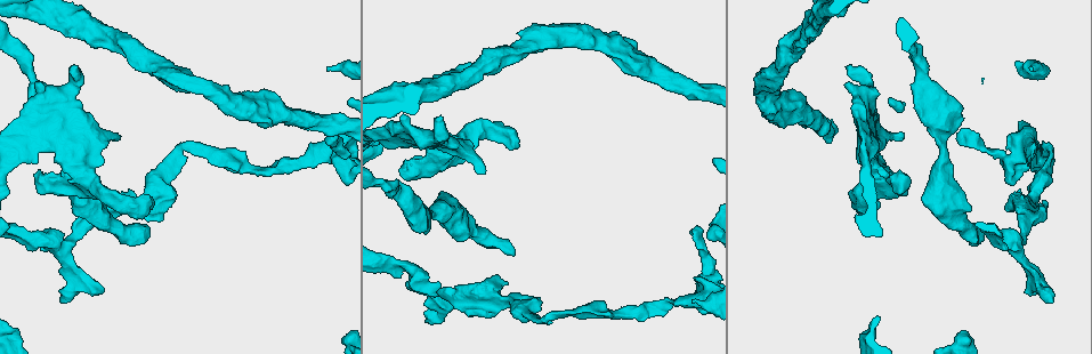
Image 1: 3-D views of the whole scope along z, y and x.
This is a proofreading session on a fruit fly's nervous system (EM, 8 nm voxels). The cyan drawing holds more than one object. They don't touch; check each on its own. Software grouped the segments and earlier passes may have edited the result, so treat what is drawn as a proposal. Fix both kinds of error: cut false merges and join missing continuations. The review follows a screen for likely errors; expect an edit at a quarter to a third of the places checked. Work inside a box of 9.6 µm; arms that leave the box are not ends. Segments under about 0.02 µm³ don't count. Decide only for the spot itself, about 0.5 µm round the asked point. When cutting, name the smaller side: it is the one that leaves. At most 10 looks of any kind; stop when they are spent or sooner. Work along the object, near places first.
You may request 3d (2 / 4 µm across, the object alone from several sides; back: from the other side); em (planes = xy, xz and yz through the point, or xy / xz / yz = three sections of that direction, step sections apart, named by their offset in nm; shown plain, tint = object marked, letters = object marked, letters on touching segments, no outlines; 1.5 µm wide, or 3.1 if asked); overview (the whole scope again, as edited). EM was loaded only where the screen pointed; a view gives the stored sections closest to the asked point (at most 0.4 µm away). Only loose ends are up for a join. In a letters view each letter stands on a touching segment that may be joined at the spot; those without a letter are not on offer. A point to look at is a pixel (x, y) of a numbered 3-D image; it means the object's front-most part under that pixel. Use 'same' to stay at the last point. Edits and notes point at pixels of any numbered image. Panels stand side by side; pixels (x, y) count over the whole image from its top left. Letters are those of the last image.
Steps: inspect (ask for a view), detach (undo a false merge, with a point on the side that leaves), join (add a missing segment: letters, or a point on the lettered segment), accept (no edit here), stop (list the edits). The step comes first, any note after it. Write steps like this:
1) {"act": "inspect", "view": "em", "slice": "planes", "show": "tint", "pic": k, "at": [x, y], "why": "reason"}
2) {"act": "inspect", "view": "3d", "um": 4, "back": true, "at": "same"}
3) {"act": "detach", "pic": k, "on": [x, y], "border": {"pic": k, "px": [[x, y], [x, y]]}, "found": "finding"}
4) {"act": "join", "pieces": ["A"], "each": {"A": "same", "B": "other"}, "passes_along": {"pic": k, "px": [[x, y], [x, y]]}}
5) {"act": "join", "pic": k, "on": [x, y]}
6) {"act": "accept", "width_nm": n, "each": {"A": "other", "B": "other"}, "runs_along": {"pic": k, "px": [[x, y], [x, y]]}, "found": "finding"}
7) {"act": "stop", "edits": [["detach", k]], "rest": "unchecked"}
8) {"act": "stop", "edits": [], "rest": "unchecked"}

{"act": "inspect", "view": "3d", "um": 4, "back": true, "pic": 1, "at": [146, 235], "why": "an open end"}

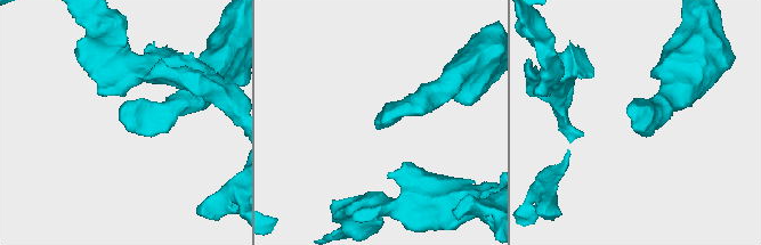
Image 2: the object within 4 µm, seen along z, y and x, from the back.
{"act": "inspect", "view": "em", "slice": "yz", "step": 4, "show": "tint", "pic": 2, "at": [120, 115]}

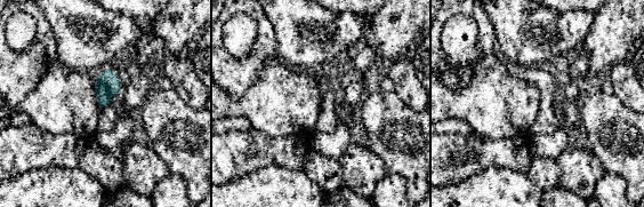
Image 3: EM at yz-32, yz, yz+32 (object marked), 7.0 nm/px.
{"act": "inspect", "view": "em", "slice": "planes", "show": "letters", "at": "same", "why": "cut it another way"}

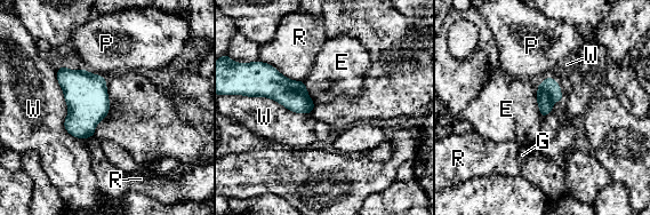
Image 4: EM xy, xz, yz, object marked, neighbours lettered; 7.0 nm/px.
{"act": "accept", "each": {"E": "other", "G": "other", "P": "other", "R": "other", "W": "other"}, "border": {"pic": 4, "px": [[536, 85], [537, 106], [543, 117]]}, "found": "no lettered segment goes on from it"}

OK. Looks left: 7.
{"act": "inspect", "view": "em", "slice": "xy", "step": 8, "show": "tint", "pic": 1, "at": [104, 288], "why": "free end"}

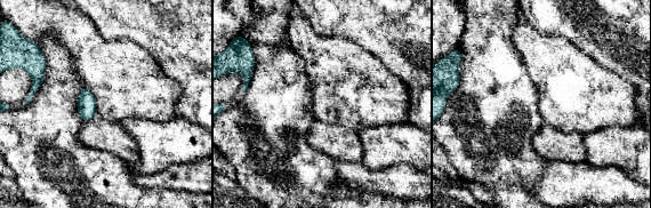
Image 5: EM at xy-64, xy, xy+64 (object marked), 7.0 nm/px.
{"act": "inspect", "view": "em", "slice": "planes", "show": "letters", "at": "same", "why": "another direction"}

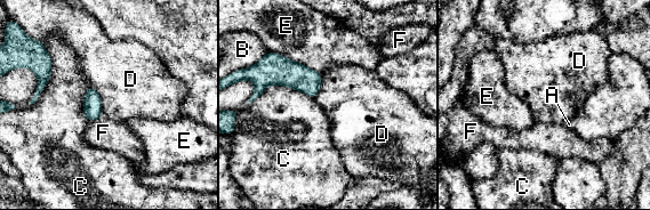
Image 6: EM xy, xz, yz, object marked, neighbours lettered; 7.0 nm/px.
{"act": "accept", "width_nm": 130, "each": {"A": "other", "B": "other", "C": "other", "D": "other", "E": "other", "F": "other"}, "border": {"pic": 6, "px": [[91, 86], [101, 99], [102, 114]]}, "found": "no lettered segment goes on from it"}

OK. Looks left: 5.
{"act": "inspect", "view": "3d", "um": 2, "back": true, "pic": 1, "at": [441, 119], "why": "branch stops here"}

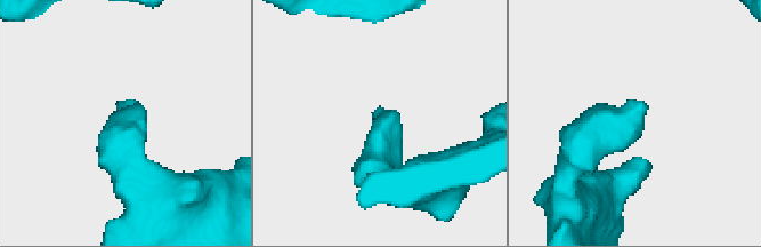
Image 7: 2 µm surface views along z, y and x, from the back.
{"act": "inspect", "view": "em", "slice": "planes", "show": "letters", "pic": 7, "at": [375, 116]}

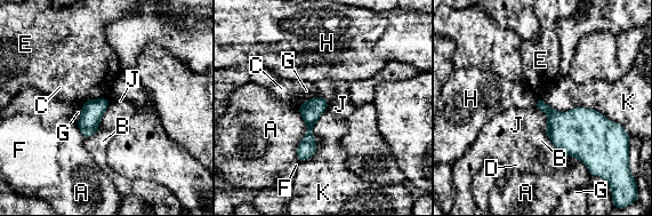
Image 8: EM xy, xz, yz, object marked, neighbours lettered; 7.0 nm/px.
{"act": "accept", "longest_contact_nm": ["K", 600], "each": {"A": "other", "B": "other", "C": "other", "D": "other", "E": "other", "F": "other", "G": "other", "H": "other", "J": "other", "K": "other"}, "border": {"pic": 8, "px": [[110, 102], [101, 120]]}, "found": "none of them fits"}

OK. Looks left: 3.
{"act": "inspect", "view": "em", "slice": "planes", "show": "letters", "pic": 1, "at": [483, 172], "why": "thick end"}

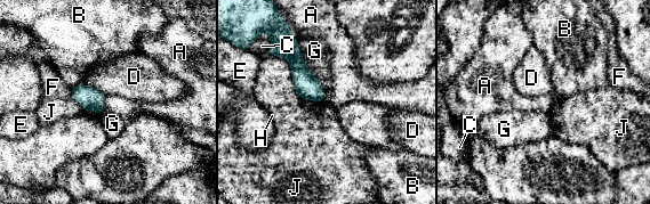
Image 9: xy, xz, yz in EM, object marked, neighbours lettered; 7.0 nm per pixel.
{"act": "accept", "longest_contact_nm": ["J", 500], "each": {"A": "other", "B": "other", "C": "other", "D": "other", "E": "other", "F": "other", "G": "other", "H": "other", "J": "other"}, "found": "no lettered segment goes on from it"}

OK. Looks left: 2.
{"act": "stop", "edits": [], "rest": "unchecked"}

